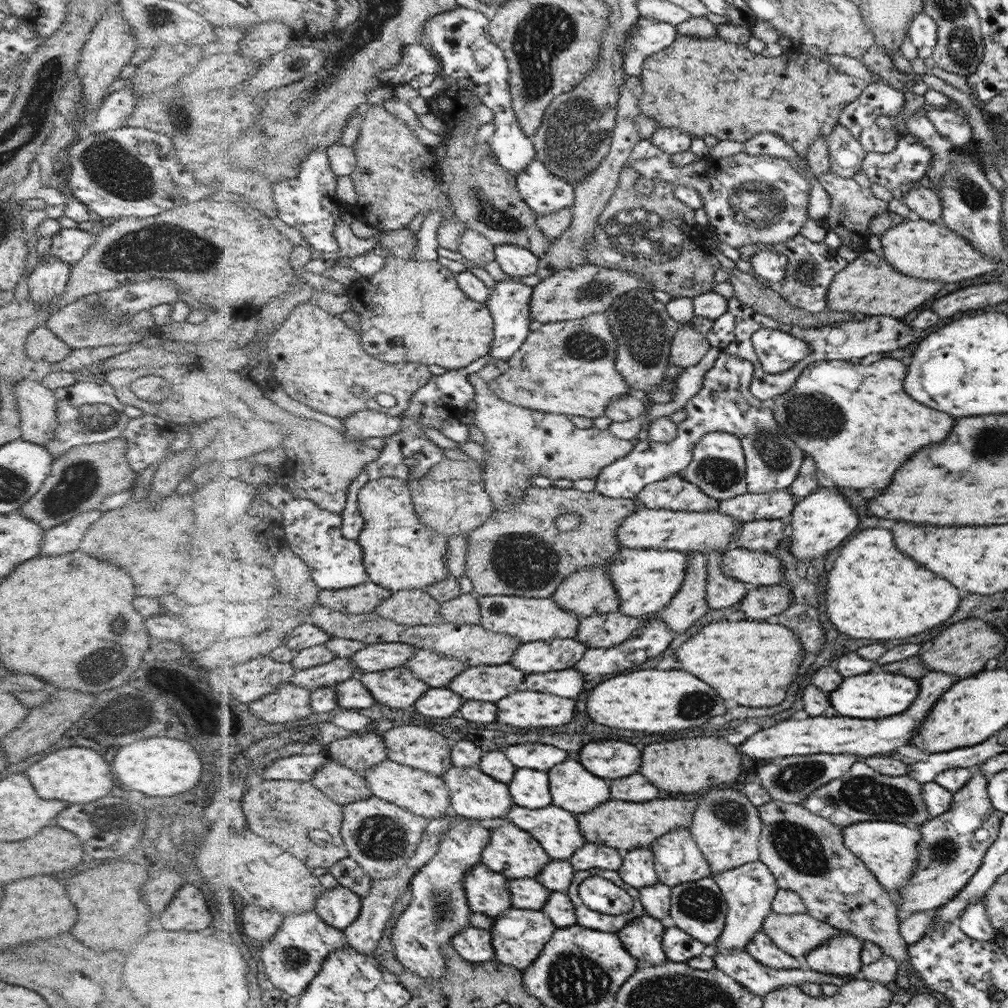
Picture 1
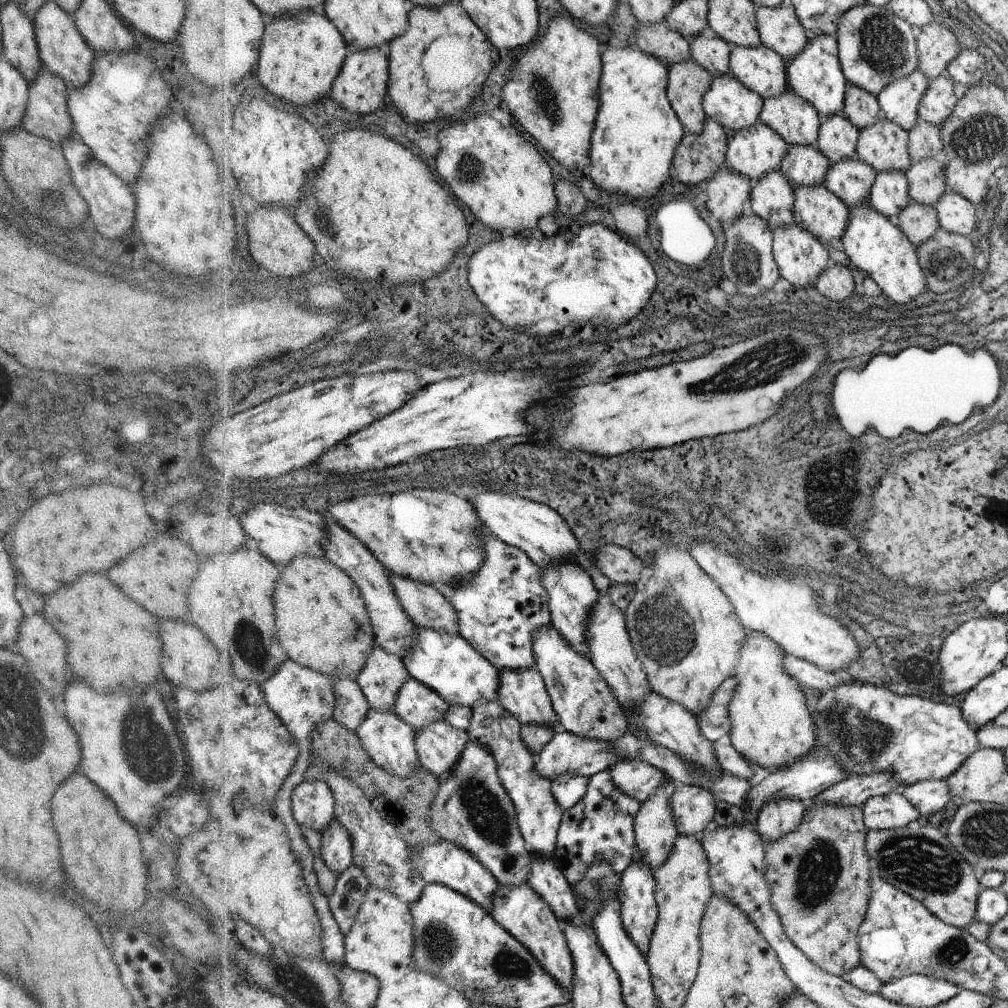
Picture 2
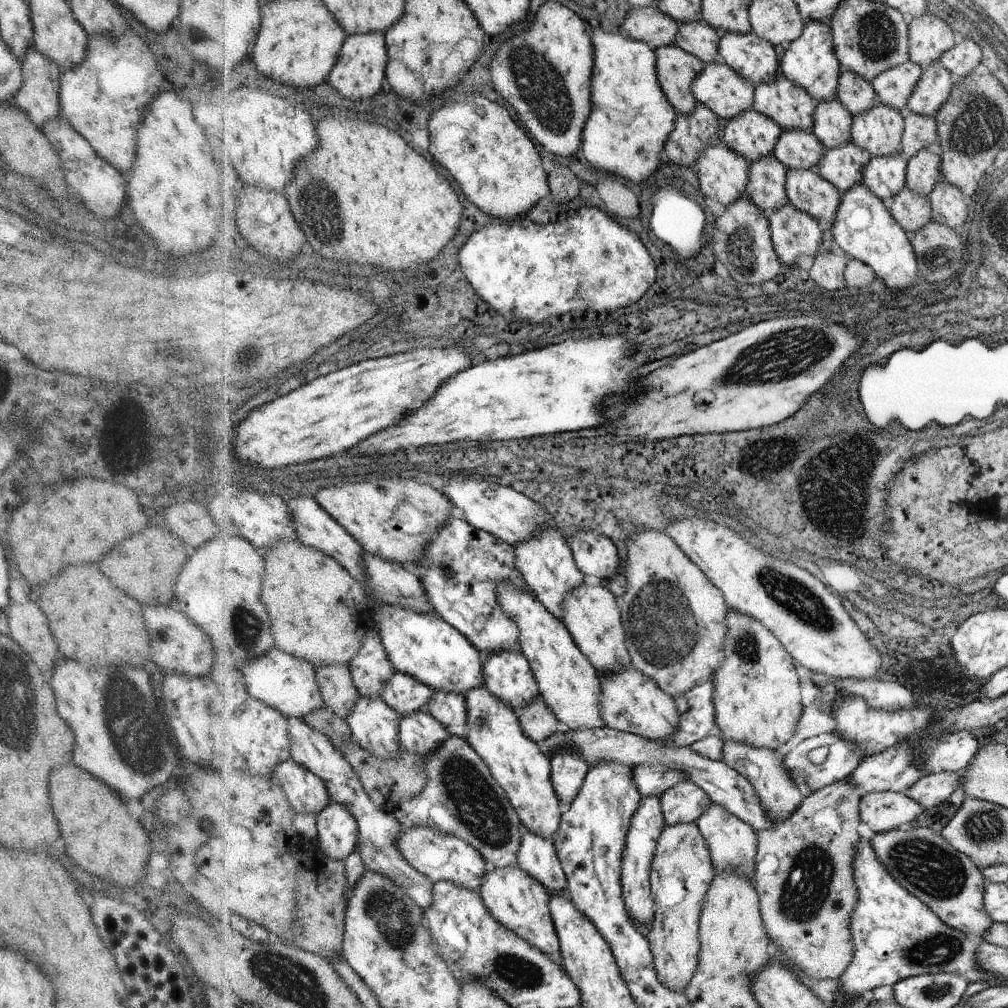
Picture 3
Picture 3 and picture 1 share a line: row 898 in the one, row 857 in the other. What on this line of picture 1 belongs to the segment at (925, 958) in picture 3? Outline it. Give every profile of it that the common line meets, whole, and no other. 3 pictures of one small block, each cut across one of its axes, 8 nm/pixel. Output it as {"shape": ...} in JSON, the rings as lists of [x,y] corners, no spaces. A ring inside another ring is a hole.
{"shape":[[[866,821],[843,827],[843,842],[853,851],[872,874],[879,879],[883,888],[898,894],[899,890],[915,876],[918,865],[921,832],[919,827],[906,823]]]}

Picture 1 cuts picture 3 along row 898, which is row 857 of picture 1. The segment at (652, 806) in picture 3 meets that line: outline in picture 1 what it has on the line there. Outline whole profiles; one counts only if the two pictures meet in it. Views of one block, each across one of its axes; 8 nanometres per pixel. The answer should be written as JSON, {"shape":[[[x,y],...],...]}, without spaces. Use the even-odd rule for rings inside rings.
{"shape":[[[633,848],[623,855],[623,866],[617,872],[624,883],[632,888],[658,884],[655,872],[654,851],[649,848]]]}

